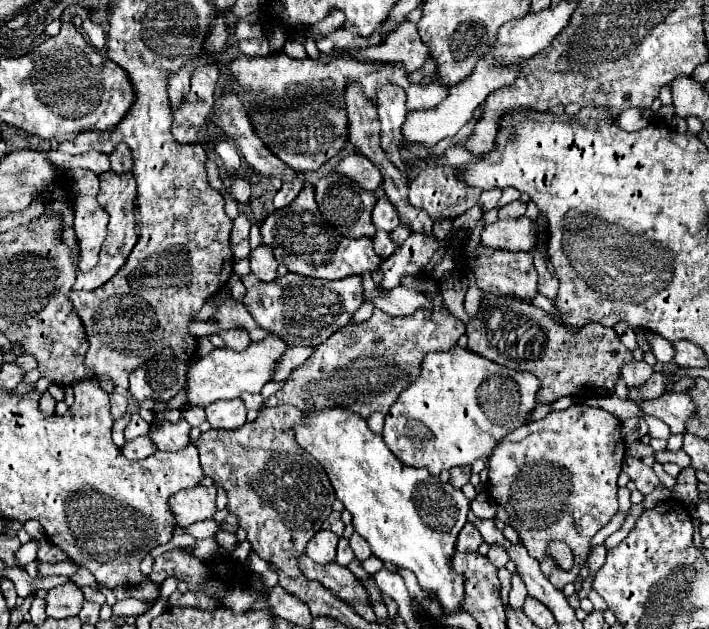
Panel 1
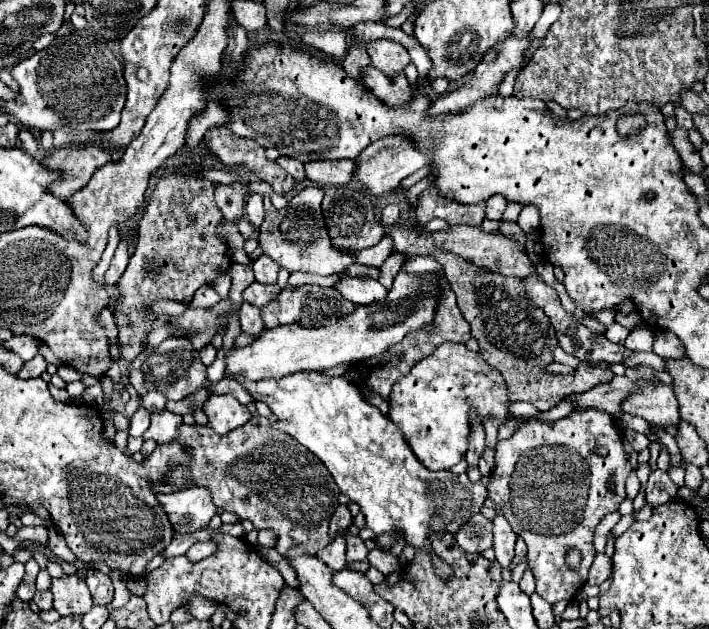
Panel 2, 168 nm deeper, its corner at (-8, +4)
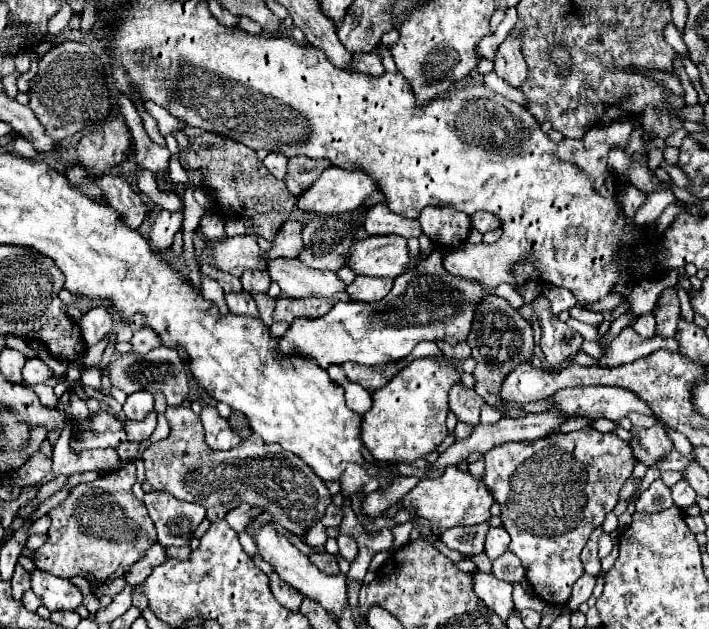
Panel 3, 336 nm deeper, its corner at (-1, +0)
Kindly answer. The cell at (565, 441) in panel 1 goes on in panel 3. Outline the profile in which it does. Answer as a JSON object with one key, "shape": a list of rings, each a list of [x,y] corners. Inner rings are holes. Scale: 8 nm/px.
{"shape":[[[593,427],[571,433],[553,433],[529,443],[513,441],[485,453],[483,483],[501,507],[501,523],[511,535],[509,549],[521,559],[525,577],[537,597],[555,605],[565,605],[569,601],[573,583],[583,575],[579,553],[591,531],[605,521],[609,511],[613,511],[619,499],[619,489],[631,475],[633,465],[635,457],[629,443],[619,439],[615,433],[599,433]]]}

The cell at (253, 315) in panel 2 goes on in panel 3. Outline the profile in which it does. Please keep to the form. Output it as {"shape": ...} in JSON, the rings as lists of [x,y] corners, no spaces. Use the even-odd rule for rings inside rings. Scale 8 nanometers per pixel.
{"shape":[[[225,293],[225,301],[235,315],[249,315],[253,319],[259,319],[259,309],[249,293]]]}

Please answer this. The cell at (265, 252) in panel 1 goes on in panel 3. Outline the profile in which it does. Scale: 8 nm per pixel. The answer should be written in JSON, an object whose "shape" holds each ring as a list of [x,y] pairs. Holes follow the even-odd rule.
{"shape":[[[245,271],[241,277],[241,283],[243,283],[243,289],[245,291],[255,291],[255,293],[267,293],[269,289],[269,271]]]}

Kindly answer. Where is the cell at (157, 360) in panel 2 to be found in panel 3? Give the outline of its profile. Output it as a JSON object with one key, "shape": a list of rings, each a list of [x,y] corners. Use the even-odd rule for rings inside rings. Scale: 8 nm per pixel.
{"shape":[[[159,347],[147,355],[137,355],[137,353],[129,353],[129,355],[121,355],[117,357],[111,365],[109,365],[109,379],[115,387],[119,387],[121,391],[135,393],[135,391],[151,391],[153,395],[157,391],[161,391],[167,397],[167,405],[169,407],[177,407],[183,403],[183,399],[189,395],[191,391],[191,375],[189,375],[189,363],[185,363],[185,359],[181,359],[179,351],[167,349],[167,347]],[[153,355],[163,355],[163,361],[153,361]]]}

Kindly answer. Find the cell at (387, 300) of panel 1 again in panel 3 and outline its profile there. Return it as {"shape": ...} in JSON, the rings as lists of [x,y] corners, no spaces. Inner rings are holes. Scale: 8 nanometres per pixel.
{"shape":[[[273,259],[269,261],[271,279],[279,283],[281,293],[287,297],[321,297],[331,299],[339,291],[347,291],[347,285],[333,271],[313,271],[299,259]]]}

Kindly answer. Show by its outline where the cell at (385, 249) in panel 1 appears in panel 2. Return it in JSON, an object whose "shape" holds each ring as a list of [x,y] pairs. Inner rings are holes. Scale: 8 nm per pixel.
{"shape":[[[384,235],[384,239],[378,245],[358,251],[356,263],[364,265],[364,267],[380,267],[390,257],[390,253],[392,253],[392,239],[388,235]]]}

